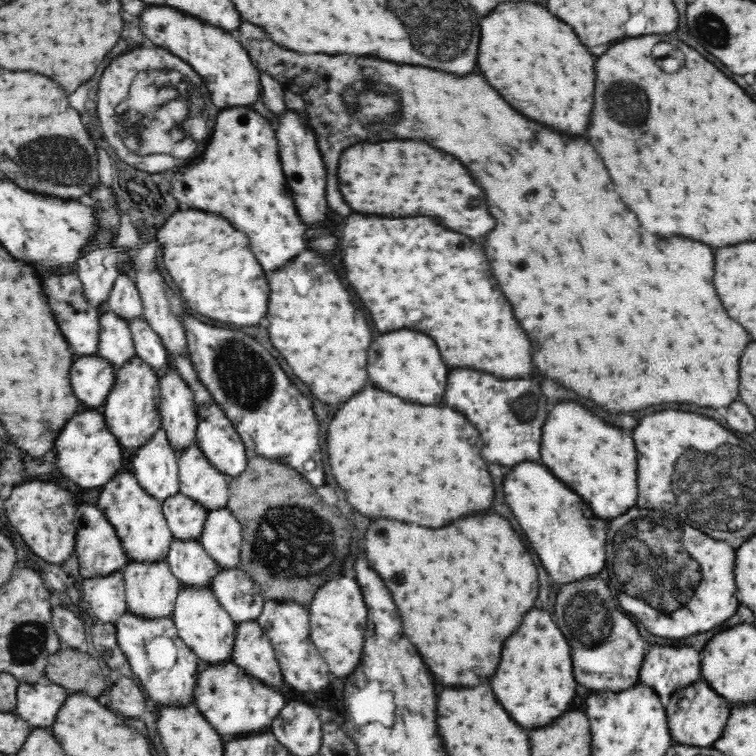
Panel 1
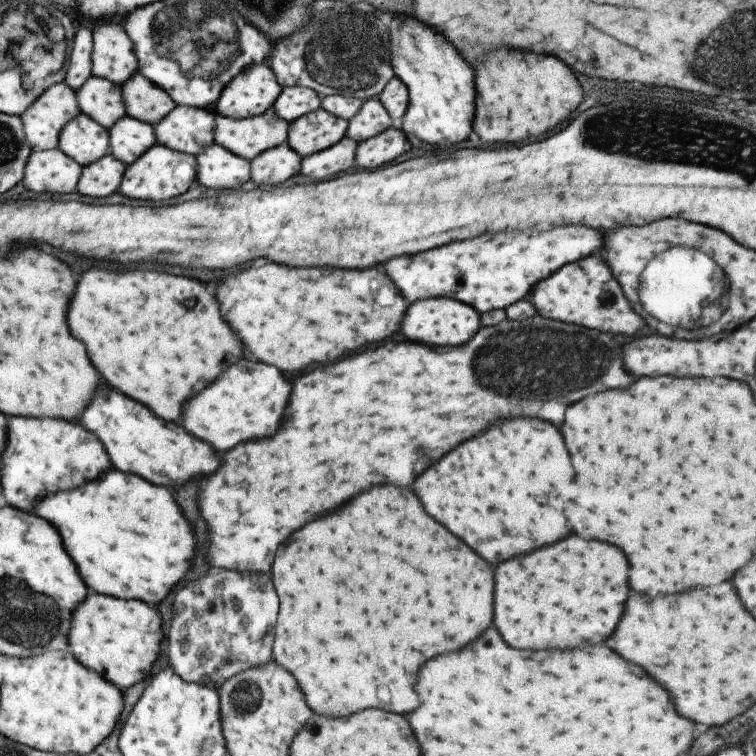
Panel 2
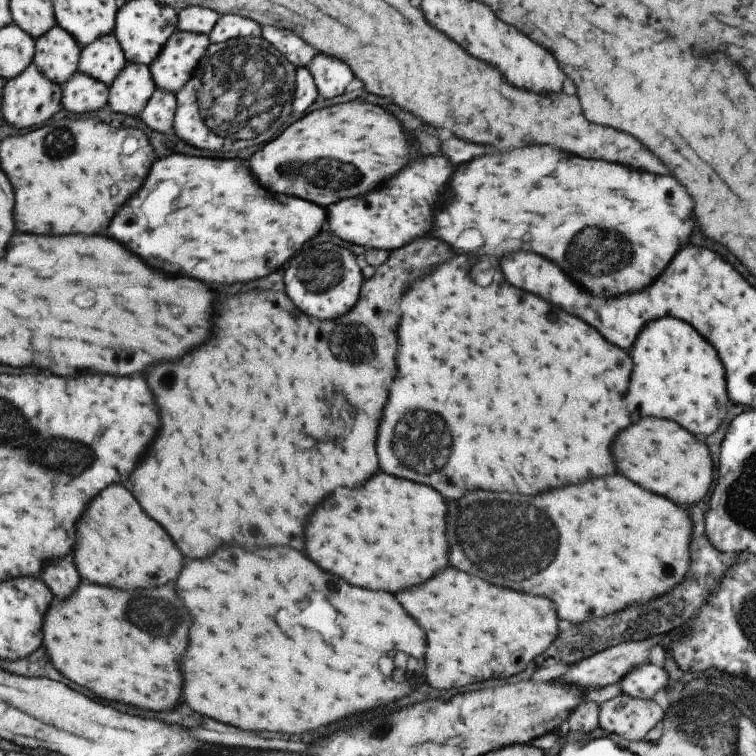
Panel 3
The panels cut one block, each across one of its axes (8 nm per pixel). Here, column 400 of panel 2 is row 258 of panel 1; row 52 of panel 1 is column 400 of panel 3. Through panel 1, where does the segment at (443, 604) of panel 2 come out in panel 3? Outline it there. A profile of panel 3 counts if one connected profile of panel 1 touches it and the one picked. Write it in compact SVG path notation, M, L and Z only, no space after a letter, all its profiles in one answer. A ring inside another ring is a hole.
M439 238L416 239L392 250L388 253L386 261L374 268L373 276L364 279L356 303L345 314L325 322L301 314L283 292L263 290L263 292L247 292L247 294L237 294L237 296L225 296L217 304L219 314L215 316L215 328L213 328L211 342L205 342L203 346L199 346L191 354L185 354L183 356L185 360L181 360L181 362L159 364L159 366L151 366L151 370L147 370L147 384L151 386L151 392L155 394L155 402L159 406L161 428L159 428L157 440L151 444L145 458L133 470L133 474L129 478L131 492L137 496L139 506L143 508L143 512L149 518L153 518L155 522L159 522L159 526L163 526L163 530L171 536L171 540L175 540L177 548L181 550L181 554L185 558L199 558L199 560L207 558L221 544L241 546L245 550L265 548L265 546L289 546L289 548L295 548L295 550L303 550L303 546L305 546L303 544L303 526L305 526L307 518L311 516L313 508L325 496L329 496L337 486L341 486L341 488L359 488L371 474L377 472L379 466L377 466L377 456L375 456L375 430L377 430L377 424L381 420L383 404L387 400L385 380L395 376L395 360L393 358L397 354L395 332L397 332L397 324L399 324L400 298L407 290L407 286L410 286L413 281L429 274L437 264L447 262L451 256L453 256L451 248ZM347 422L351 422L351 438L347 438ZM283 428L289 428L287 434L291 432L295 436L283 438L281 436ZM293 438L299 438L299 440L305 438L305 440L301 442L301 446L295 446L293 442L289 442Z

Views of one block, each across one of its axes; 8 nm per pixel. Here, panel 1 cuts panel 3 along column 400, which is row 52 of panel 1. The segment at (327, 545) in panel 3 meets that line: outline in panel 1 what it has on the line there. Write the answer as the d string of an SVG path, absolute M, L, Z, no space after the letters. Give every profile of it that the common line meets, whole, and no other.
M506 2L482 20L478 66L488 84L520 114L566 136L584 136L588 130L594 106L594 62L574 30L540 4Z

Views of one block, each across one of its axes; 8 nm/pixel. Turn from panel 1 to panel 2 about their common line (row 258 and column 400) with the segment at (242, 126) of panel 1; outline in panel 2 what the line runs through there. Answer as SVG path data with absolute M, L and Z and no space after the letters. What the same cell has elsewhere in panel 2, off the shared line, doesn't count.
M559 226L547 232L499 232L473 240L451 242L415 256L399 256L385 262L385 274L401 296L412 303L430 297L448 297L465 303L478 314L504 309L521 300L527 290L569 262L595 254L603 246L603 234L587 226Z

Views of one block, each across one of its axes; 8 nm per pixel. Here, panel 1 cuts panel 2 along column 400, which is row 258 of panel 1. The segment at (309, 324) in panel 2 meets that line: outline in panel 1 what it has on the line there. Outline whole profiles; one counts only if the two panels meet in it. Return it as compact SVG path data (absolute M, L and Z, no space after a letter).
M304 250L292 264L270 274L268 282L268 330L274 348L318 400L344 404L368 382L366 354L372 344L372 328L364 310L354 304L332 266L312 250Z

